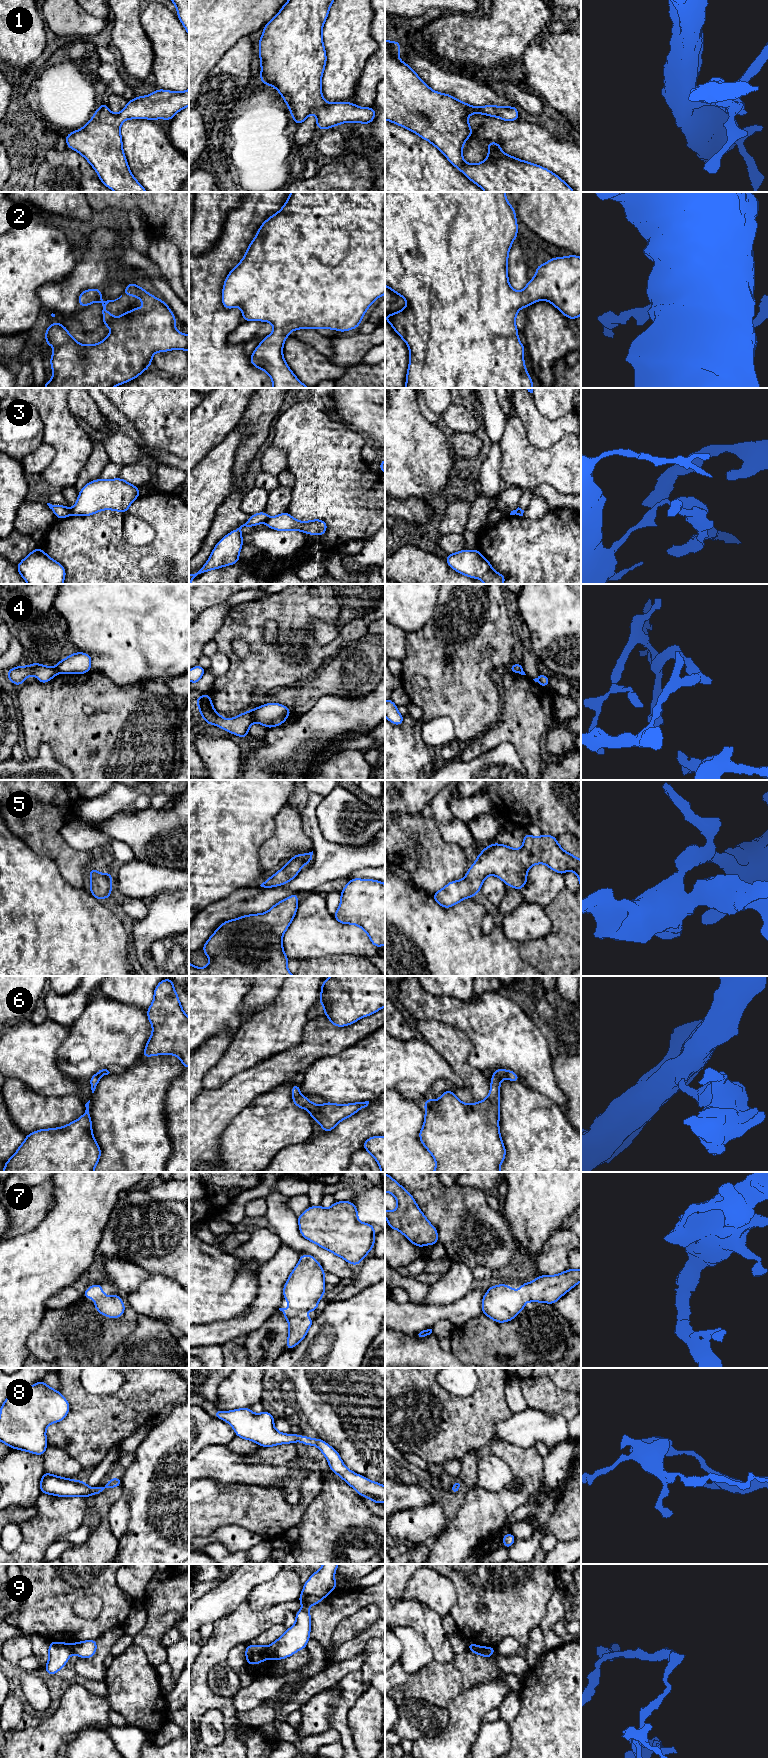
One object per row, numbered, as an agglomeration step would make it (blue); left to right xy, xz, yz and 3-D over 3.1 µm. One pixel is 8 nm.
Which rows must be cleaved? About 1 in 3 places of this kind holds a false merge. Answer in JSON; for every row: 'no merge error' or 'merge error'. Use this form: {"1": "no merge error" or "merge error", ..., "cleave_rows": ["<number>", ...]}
{"1": "no merge error", "2": "no merge error", "3": "merge error", "4": "merge error", "5": "no merge error", "6": "no merge error", "7": "no merge error", "8": "no merge error", "9": "merge error", "cleave_rows": ["3", "4", "9"]}

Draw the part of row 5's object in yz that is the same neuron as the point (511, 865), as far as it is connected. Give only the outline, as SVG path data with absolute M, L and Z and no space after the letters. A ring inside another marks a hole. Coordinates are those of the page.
M527 832L520 849L498 843L485 847L466 872L465 878L450 881L432 897L443 908L450 908L466 898L476 896L483 881L490 875L497 876L507 886L519 891L527 883L528 870L539 863L561 875L572 870L579 878L581 889L581 860L564 851L556 837L542 834L536 838Z

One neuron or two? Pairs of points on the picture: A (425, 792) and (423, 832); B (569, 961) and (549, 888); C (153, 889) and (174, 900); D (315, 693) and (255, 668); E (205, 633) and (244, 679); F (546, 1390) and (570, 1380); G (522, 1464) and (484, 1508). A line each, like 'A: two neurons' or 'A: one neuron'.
A: two neurons
B: two neurons
C: two neurons
D: two neurons
E: two neurons
F: two neurons
G: one neuron

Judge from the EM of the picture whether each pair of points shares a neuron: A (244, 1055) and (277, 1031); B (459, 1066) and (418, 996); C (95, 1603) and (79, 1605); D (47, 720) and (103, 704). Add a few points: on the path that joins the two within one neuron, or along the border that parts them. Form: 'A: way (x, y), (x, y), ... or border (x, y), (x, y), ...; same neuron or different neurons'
A: way (252, 1047), (269, 1032); same neuron
B: border (416, 1021), (438, 1020), (455, 1026); different neurons
C: way (91, 1605), (83, 1605); same neuron
D: way (61, 706), (67, 700), (89, 700); same neuron

